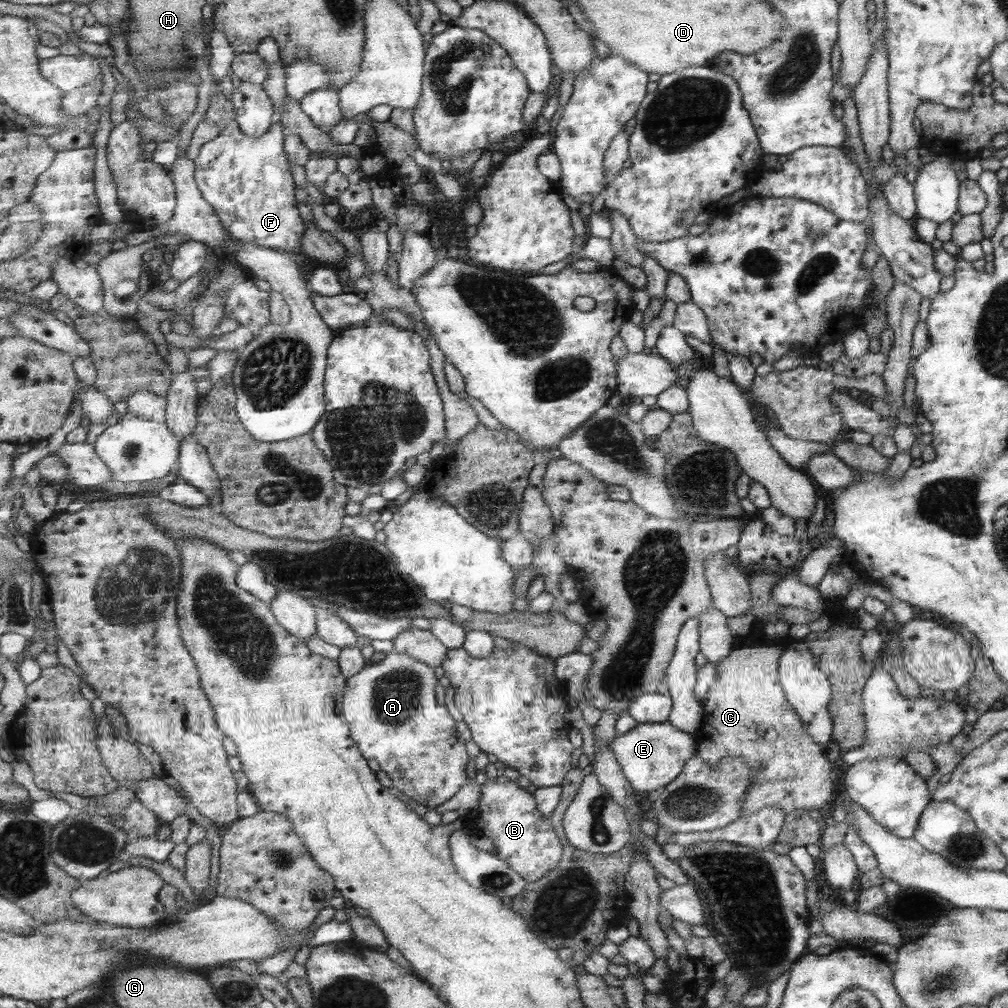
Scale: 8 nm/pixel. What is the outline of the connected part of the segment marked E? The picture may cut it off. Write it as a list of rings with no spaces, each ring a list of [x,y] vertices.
[[[671,721],[656,723],[638,723],[627,734],[617,735],[612,743],[613,750],[623,767],[627,780],[640,796],[651,794],[671,781],[682,772],[687,760],[697,753],[696,734],[682,731]]]

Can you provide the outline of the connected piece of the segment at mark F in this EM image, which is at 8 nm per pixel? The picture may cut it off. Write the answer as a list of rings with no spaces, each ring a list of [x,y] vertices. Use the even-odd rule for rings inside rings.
[[[278,119],[271,129],[261,138],[245,135],[240,124],[235,120],[221,135],[201,147],[196,158],[196,181],[222,220],[230,237],[236,238],[242,245],[253,243],[266,246],[284,253],[297,256],[302,252],[302,236],[306,233],[306,223],[301,219],[300,206],[296,198],[295,182],[289,170],[290,159],[286,153],[286,130]]]

